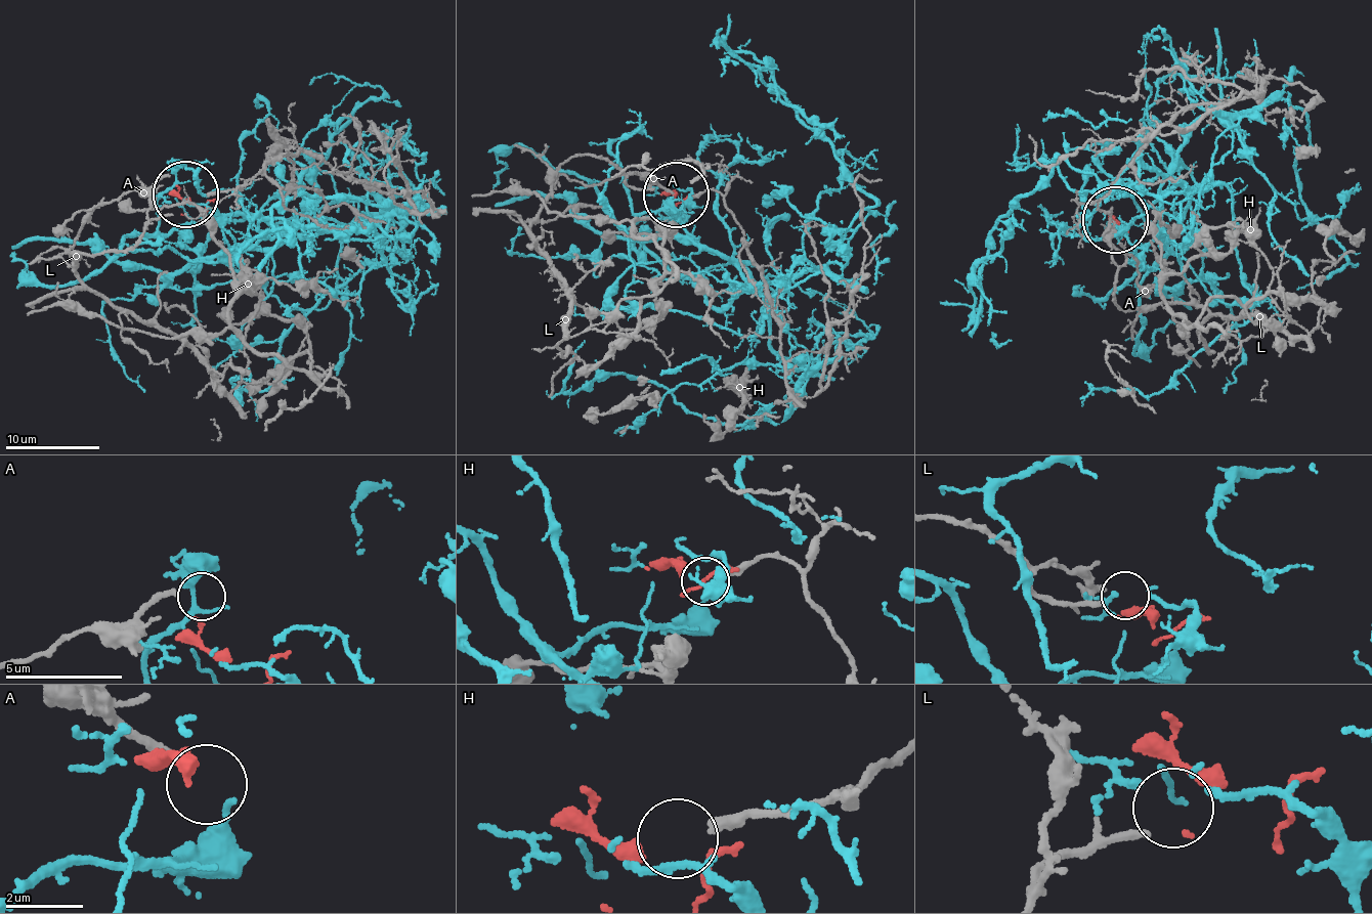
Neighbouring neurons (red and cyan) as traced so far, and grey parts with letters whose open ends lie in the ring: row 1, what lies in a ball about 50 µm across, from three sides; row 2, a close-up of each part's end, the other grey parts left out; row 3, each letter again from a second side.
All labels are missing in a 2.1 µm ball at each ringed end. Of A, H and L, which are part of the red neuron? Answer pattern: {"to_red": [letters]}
{"to_red": []}

